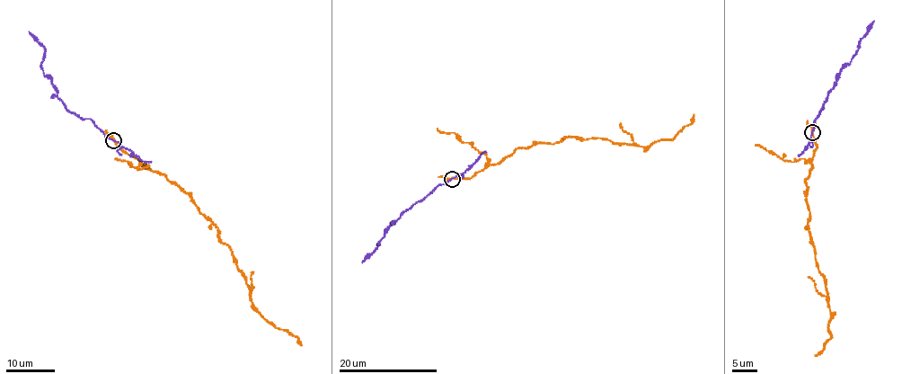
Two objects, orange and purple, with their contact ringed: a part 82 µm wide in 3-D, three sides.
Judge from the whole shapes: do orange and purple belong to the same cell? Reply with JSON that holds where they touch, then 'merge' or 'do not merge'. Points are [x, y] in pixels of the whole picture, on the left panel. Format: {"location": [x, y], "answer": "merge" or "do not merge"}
{"location": [113, 140], "answer": "do not merge"}

